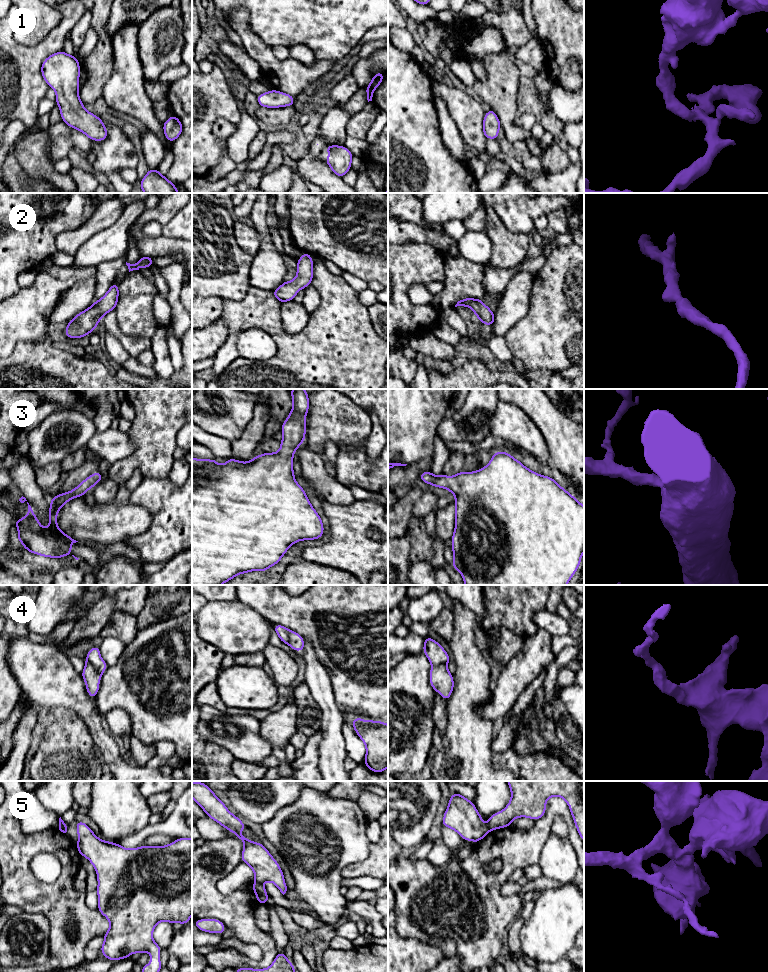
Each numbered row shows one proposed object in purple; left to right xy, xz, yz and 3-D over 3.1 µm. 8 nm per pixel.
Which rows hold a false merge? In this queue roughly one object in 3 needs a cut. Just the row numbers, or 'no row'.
4, 5

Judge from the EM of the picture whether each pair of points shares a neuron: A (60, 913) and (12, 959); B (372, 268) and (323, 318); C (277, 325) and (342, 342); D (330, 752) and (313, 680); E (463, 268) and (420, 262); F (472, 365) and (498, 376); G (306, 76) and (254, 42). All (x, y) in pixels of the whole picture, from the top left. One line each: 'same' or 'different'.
A: different
B: different
C: same
D: same
E: different
F: same
G: same

